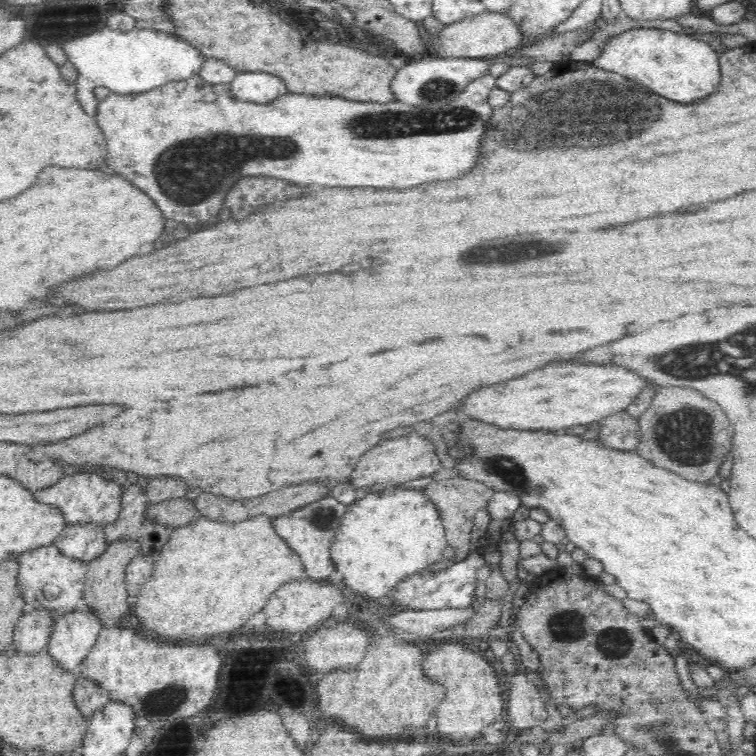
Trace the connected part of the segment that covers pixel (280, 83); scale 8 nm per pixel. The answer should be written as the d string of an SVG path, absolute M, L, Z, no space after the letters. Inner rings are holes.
M266 71L237 73L231 82L236 98L246 102L266 103L288 92L286 83L278 75Z

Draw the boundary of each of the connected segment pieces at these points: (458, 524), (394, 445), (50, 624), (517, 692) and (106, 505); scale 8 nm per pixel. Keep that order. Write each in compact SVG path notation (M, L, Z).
M464 477L450 478L448 486L446 486L446 482L434 480L424 488L424 492L429 495L441 514L442 525L445 526L446 544L454 551L453 562L458 563L472 557L470 541L475 516L487 506L496 490L493 487L486 486L483 482Z
M416 431L405 432L403 436L392 438L392 440L382 440L374 448L370 448L358 462L356 470L353 470L352 482L354 487L363 489L371 487L372 484L387 484L388 482L410 482L416 478L434 477L442 469L442 463L436 446L427 440L426 437L419 436Z
M41 607L30 613L23 613L14 633L16 650L20 650L22 654L38 654L46 651L56 622L53 612Z
M518 670L510 680L505 718L507 723L526 729L549 725L548 711L539 689Z
M80 472L74 476L64 476L62 480L33 493L38 502L53 503L57 506L63 512L67 525L96 522L105 527L119 517L124 491L114 480L106 480L92 472Z

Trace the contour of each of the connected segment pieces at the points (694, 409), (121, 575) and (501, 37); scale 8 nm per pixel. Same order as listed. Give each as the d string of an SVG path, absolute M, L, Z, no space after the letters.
M660 386L654 395L650 407L642 417L638 418L641 426L640 442L637 446L637 453L646 460L654 462L656 466L668 468L676 474L682 474L684 478L694 478L698 482L706 482L714 478L724 464L726 454L732 450L734 427L730 419L717 402L706 398L699 390L684 388L682 386Z
M123 535L108 544L106 550L91 559L86 566L86 590L83 592L88 607L94 608L102 621L114 621L116 625L129 613L126 569L128 563L139 554L141 542Z
M487 11L445 25L437 36L428 37L428 55L486 59L518 49L526 41L521 27L505 11Z

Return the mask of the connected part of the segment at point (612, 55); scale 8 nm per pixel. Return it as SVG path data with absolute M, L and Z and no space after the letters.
M636 28L603 41L602 50L598 50L590 63L639 82L661 97L690 103L706 98L718 86L720 51L716 44L702 35L691 36L658 28Z

